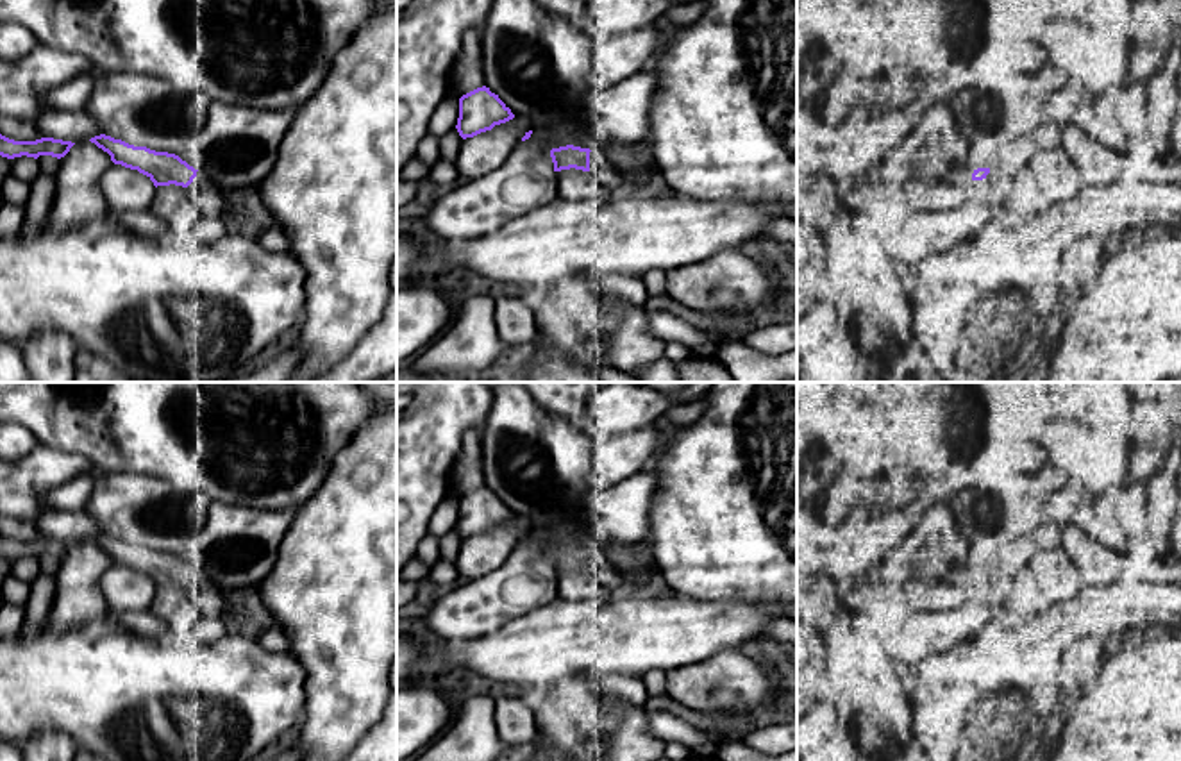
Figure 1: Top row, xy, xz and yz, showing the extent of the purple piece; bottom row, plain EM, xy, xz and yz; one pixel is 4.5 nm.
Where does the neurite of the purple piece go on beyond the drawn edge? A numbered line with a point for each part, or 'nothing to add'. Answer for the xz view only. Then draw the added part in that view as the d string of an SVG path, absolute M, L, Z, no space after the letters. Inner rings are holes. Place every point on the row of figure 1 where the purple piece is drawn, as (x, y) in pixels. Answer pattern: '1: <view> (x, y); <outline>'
1: xz (603, 172); M590 152L590 175L597 184L611 191L636 193L629 182L625 182L616 168L599 152Z

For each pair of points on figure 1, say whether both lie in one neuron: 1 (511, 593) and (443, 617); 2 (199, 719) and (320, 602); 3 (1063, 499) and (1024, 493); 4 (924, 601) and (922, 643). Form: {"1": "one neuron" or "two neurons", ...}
{"1": "one neuron", "2": "two neurons", "3": "two neurons", "4": "two neurons"}

